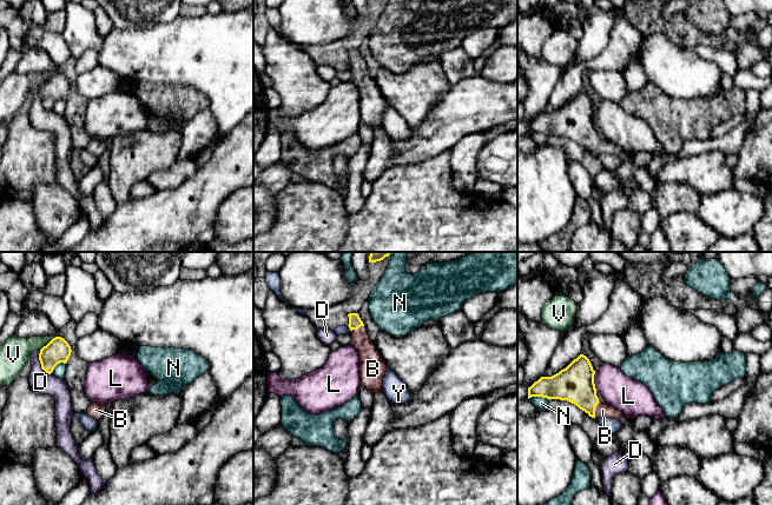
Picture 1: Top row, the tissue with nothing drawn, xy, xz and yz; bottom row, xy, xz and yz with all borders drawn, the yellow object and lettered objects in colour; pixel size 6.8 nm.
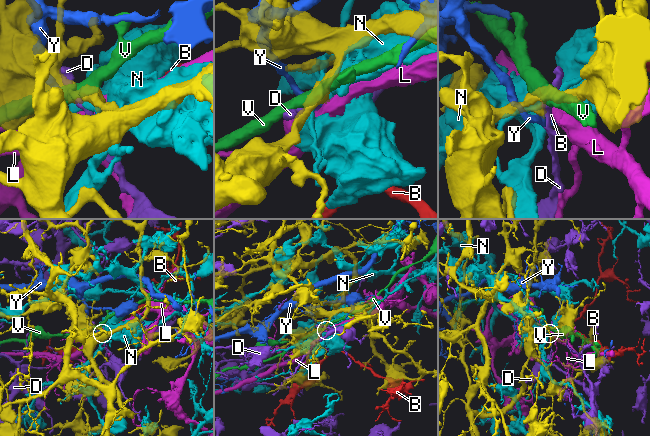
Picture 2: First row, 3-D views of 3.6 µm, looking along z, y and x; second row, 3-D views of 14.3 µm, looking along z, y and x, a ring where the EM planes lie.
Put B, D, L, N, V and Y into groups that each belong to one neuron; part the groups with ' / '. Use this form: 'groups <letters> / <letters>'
groups B / D / L / N / V / Y

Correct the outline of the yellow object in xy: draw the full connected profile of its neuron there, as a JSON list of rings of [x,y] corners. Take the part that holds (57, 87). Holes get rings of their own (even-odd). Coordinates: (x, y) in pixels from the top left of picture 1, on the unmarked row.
[[[53,74],[46,82],[40,86],[39,97],[41,105],[46,109],[51,111],[58,100],[67,99],[71,88],[71,82],[64,74]]]

